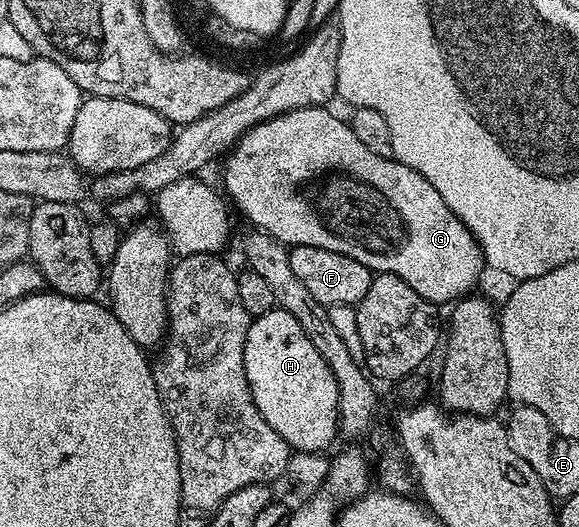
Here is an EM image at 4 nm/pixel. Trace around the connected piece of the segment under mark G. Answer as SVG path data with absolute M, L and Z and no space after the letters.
M326 106L297 108L247 130L230 149L222 168L222 184L229 203L235 209L238 207L254 223L251 225L255 229L267 232L280 243L320 246L320 250L348 254L348 258L364 262L375 274L387 272L404 278L420 298L435 306L449 305L471 295L484 273L478 239L466 229L459 216L448 210L448 202L440 198L428 178L396 159L372 154L352 134L349 123L343 117L341 120L333 116L330 110Z

